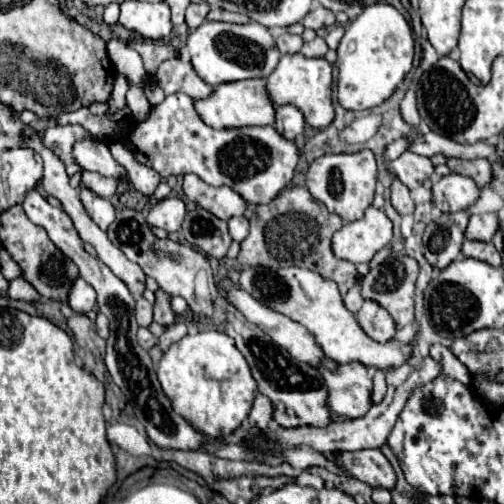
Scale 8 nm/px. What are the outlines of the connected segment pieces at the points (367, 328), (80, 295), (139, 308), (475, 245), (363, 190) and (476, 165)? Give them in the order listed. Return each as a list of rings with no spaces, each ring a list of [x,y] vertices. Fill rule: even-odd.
[[[366,301],[364,307],[356,313],[356,321],[364,329],[364,333],[378,343],[388,343],[396,335],[392,317],[388,317],[388,311],[380,309],[376,301]]]
[[[78,277],[70,289],[67,302],[74,311],[85,314],[94,309],[97,304],[96,298],[97,294],[92,285],[88,285],[84,279]],[[84,291],[91,293],[90,303],[87,302]]]
[[[145,298],[138,299],[136,303],[136,319],[140,327],[150,327],[153,322],[153,305]]]
[[[464,241],[462,245],[462,253],[464,257],[472,257],[484,263],[490,263],[492,267],[500,267],[502,259],[500,253],[496,251],[496,247],[492,243],[480,243],[480,241]]]
[[[364,149],[352,155],[322,155],[306,173],[306,187],[314,199],[324,203],[330,213],[340,215],[344,221],[356,221],[372,205],[376,185],[376,161],[374,153]]]
[[[450,157],[446,165],[450,167],[450,171],[474,179],[478,187],[484,187],[492,177],[492,169],[490,169],[490,163],[486,159],[456,159],[456,157]]]

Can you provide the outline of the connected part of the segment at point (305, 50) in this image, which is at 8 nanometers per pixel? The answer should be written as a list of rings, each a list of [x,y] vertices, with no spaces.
[[[316,37],[314,41],[304,43],[302,49],[300,49],[300,53],[302,53],[304,57],[324,57],[326,51],[328,51],[328,45],[324,43],[322,37]]]

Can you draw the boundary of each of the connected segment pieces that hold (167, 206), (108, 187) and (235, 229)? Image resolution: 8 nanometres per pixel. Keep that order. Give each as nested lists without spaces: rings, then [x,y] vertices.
[[[166,197],[156,207],[152,207],[146,219],[154,227],[160,227],[168,233],[176,233],[180,231],[184,217],[186,217],[184,201],[180,197]]]
[[[82,171],[82,185],[88,187],[92,193],[108,199],[116,193],[118,181],[112,181],[110,177],[100,177],[100,173],[92,173],[92,171]]]
[[[244,215],[240,217],[230,217],[228,219],[228,229],[234,241],[242,241],[248,235],[248,219]]]

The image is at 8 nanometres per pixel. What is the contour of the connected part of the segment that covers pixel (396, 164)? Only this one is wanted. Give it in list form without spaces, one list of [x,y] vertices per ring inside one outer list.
[[[404,151],[398,159],[388,161],[386,169],[400,179],[408,189],[416,189],[418,185],[424,183],[424,179],[434,175],[434,165],[430,163],[428,157],[420,157],[412,151]]]

